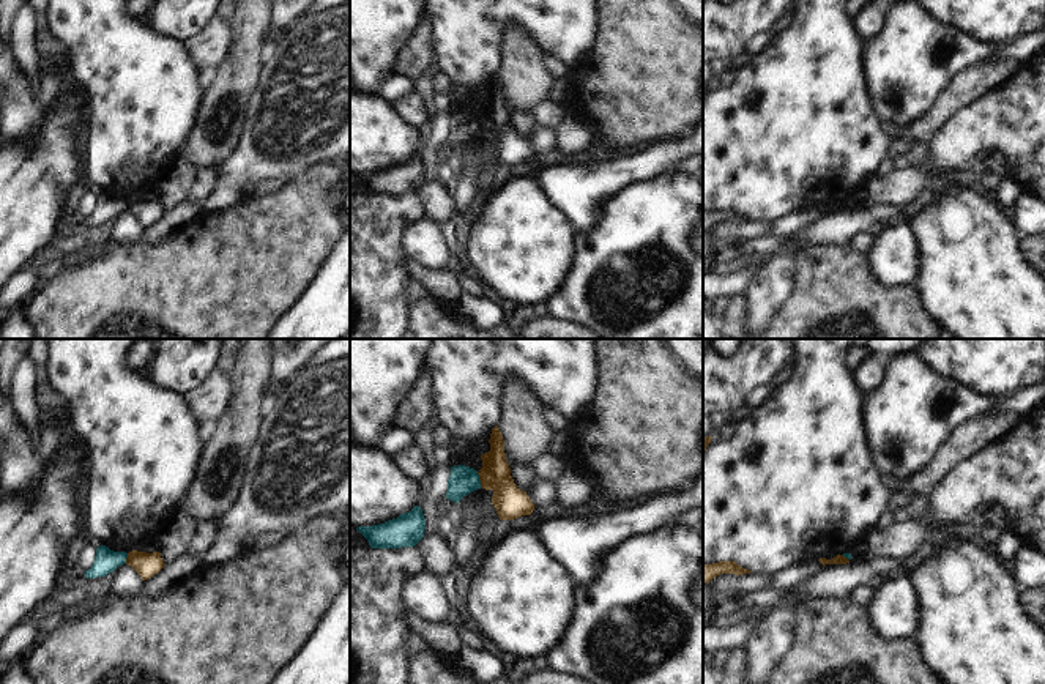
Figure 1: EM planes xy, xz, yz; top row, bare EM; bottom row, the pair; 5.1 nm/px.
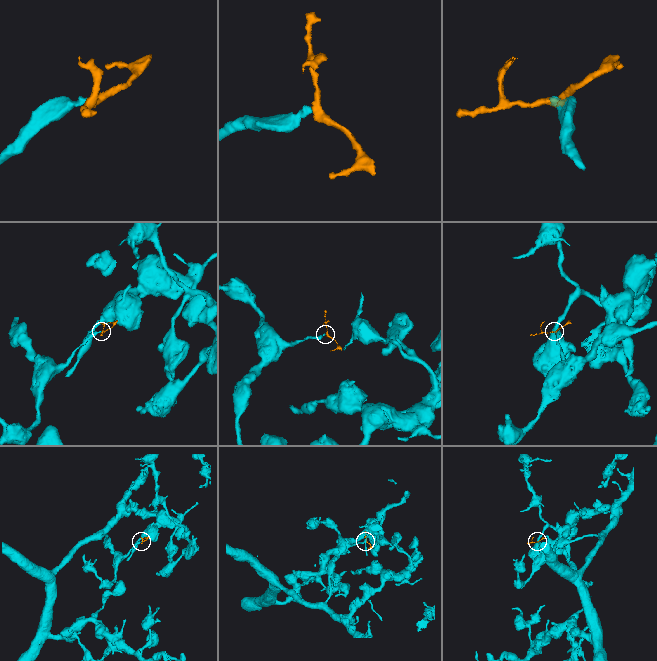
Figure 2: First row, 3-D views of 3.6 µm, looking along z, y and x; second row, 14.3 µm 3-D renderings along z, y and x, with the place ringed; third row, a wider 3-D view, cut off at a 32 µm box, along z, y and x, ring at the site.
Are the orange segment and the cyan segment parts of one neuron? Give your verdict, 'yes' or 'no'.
no

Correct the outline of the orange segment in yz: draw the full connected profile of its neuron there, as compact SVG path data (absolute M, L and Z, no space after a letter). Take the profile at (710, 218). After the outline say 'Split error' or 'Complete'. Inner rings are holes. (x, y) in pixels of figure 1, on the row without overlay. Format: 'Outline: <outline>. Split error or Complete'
Outline: M719 208L712 211L703 210L703 232L709 230L712 225L716 225L720 221L742 222L742 221L750 221L750 219L752 217L741 214L734 208Z. Complete.

